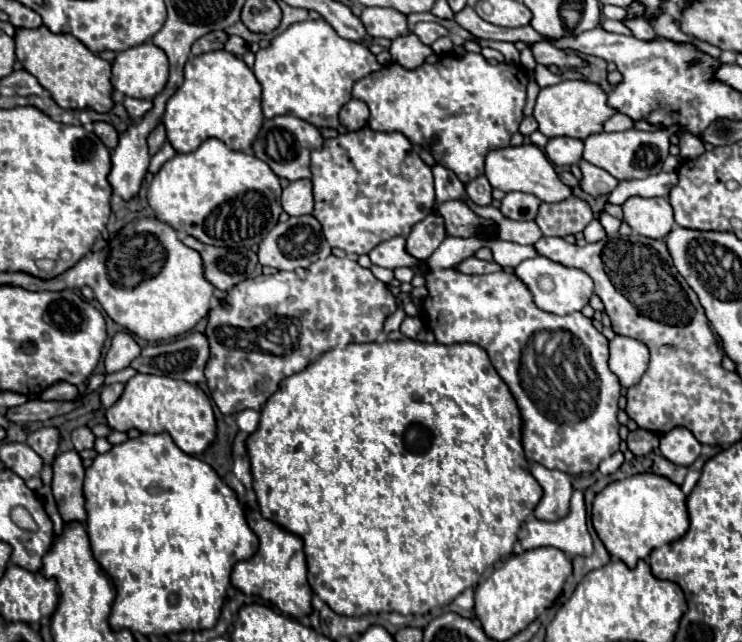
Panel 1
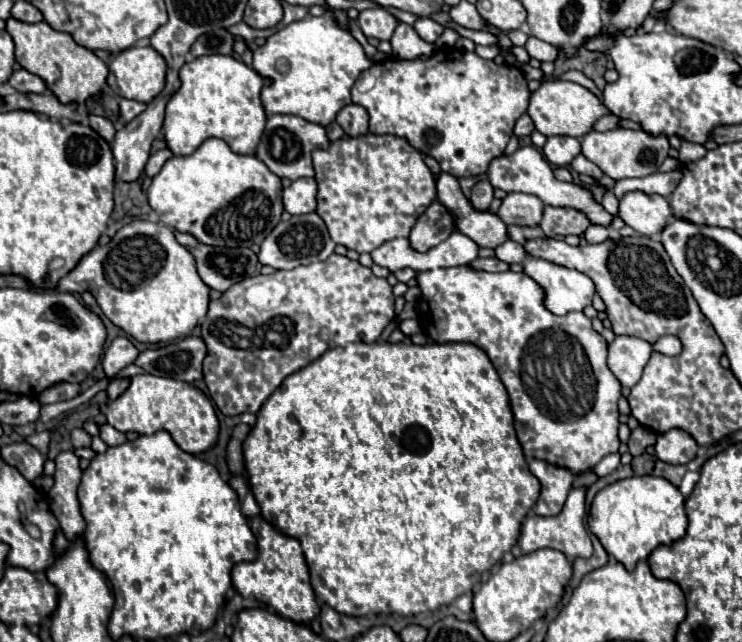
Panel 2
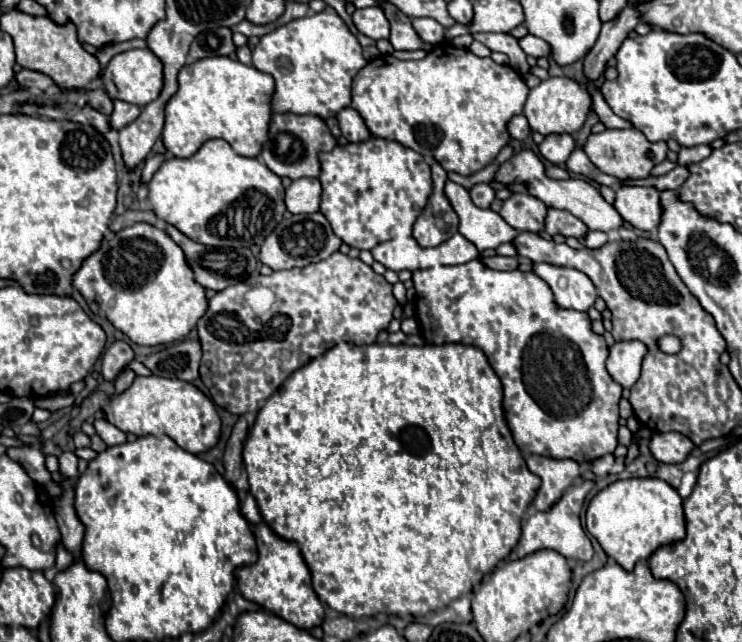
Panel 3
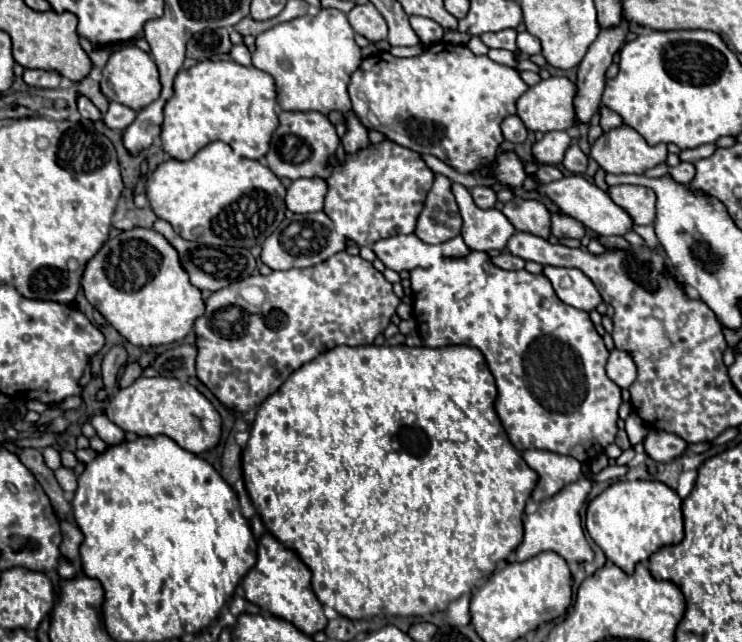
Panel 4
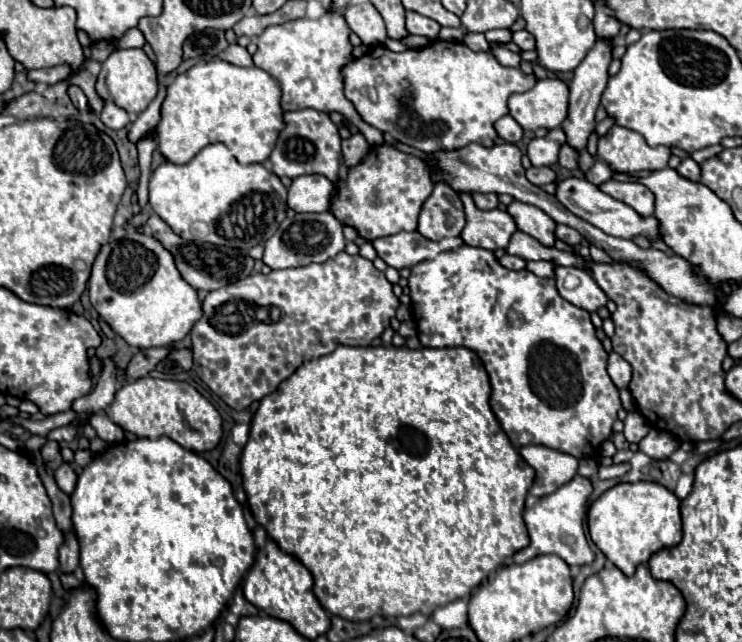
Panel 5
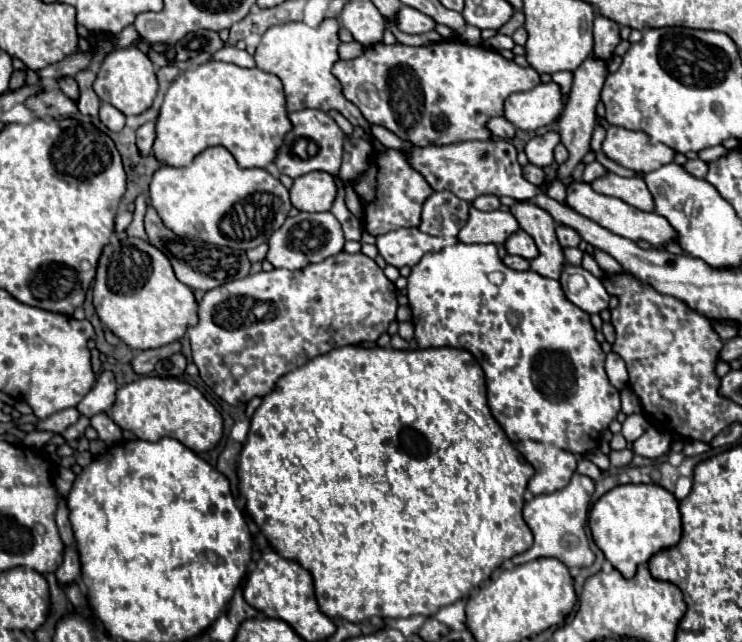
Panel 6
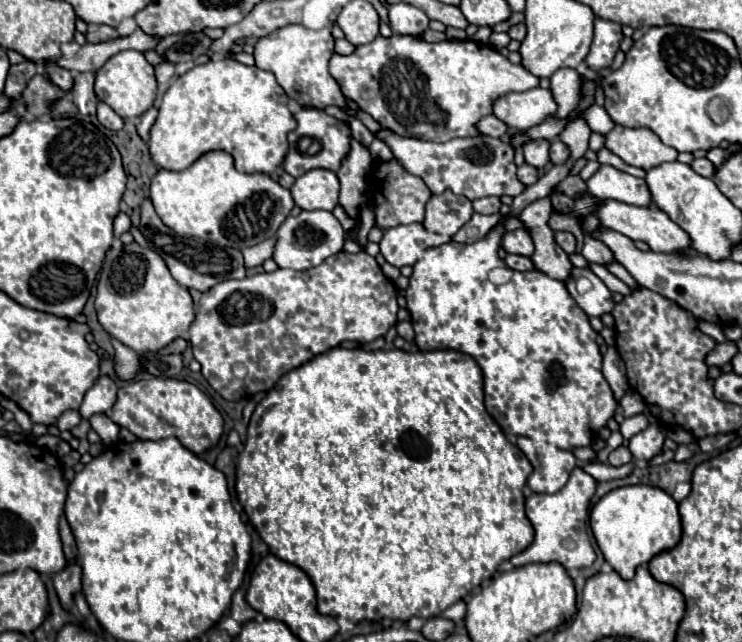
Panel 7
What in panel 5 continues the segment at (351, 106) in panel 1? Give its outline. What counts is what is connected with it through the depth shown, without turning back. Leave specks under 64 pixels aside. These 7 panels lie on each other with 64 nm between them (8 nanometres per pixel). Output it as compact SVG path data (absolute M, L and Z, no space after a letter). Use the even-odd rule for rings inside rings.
M356 132L356 134L352 134L350 138L342 140L342 154L344 154L346 166L358 164L358 162L366 156L368 150L370 150L370 144L364 140L362 132Z

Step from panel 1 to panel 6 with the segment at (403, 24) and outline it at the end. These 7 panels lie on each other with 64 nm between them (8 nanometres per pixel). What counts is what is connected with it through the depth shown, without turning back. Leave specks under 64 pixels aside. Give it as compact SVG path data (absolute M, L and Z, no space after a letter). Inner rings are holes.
M348 2L340 14L340 24L366 48L380 44L386 30L384 18L372 2Z

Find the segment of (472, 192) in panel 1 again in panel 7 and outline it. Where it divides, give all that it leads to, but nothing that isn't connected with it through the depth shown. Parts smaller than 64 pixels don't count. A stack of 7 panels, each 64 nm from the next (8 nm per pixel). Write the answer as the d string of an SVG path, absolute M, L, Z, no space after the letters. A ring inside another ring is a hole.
M486 196L486 198L478 198L472 202L474 204L474 210L480 212L480 214L494 214L500 210L500 198L496 196Z

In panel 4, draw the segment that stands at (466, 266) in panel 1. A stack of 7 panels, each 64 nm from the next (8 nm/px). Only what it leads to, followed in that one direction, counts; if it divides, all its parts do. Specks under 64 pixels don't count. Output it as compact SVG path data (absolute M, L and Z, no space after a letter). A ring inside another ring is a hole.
M502 252L502 254L492 258L492 264L496 264L502 270L522 270L526 262L522 258L518 258L518 256L512 256L510 252Z

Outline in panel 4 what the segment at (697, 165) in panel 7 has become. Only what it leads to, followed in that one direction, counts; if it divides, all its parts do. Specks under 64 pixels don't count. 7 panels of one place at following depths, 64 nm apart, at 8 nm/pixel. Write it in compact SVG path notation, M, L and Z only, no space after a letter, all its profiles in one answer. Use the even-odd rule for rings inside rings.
M680 162L678 166L670 168L670 176L672 180L676 180L678 184L688 184L692 178L694 178L694 166L688 164L688 162Z

